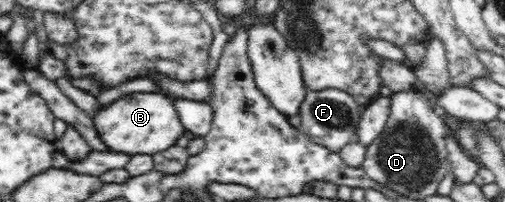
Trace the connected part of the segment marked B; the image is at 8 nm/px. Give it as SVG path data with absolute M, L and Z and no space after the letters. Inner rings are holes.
M152 92L126 93L117 101L104 106L91 115L94 131L106 149L130 155L163 152L176 144L185 127L174 108L172 97Z

